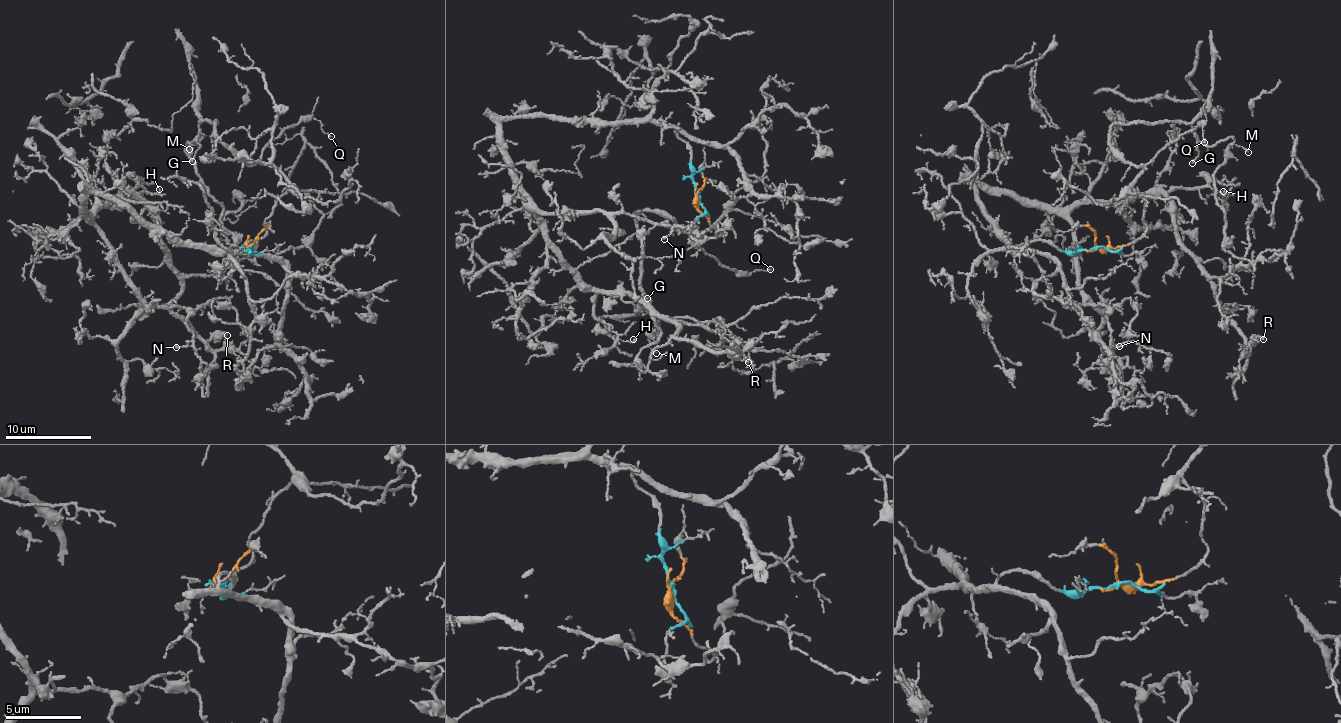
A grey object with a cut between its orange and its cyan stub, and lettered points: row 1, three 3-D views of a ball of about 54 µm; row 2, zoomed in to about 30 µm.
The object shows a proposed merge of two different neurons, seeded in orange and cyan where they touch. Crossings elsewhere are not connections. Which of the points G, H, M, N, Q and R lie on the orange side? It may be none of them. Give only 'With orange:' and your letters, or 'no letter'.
With orange: G, M, Q

